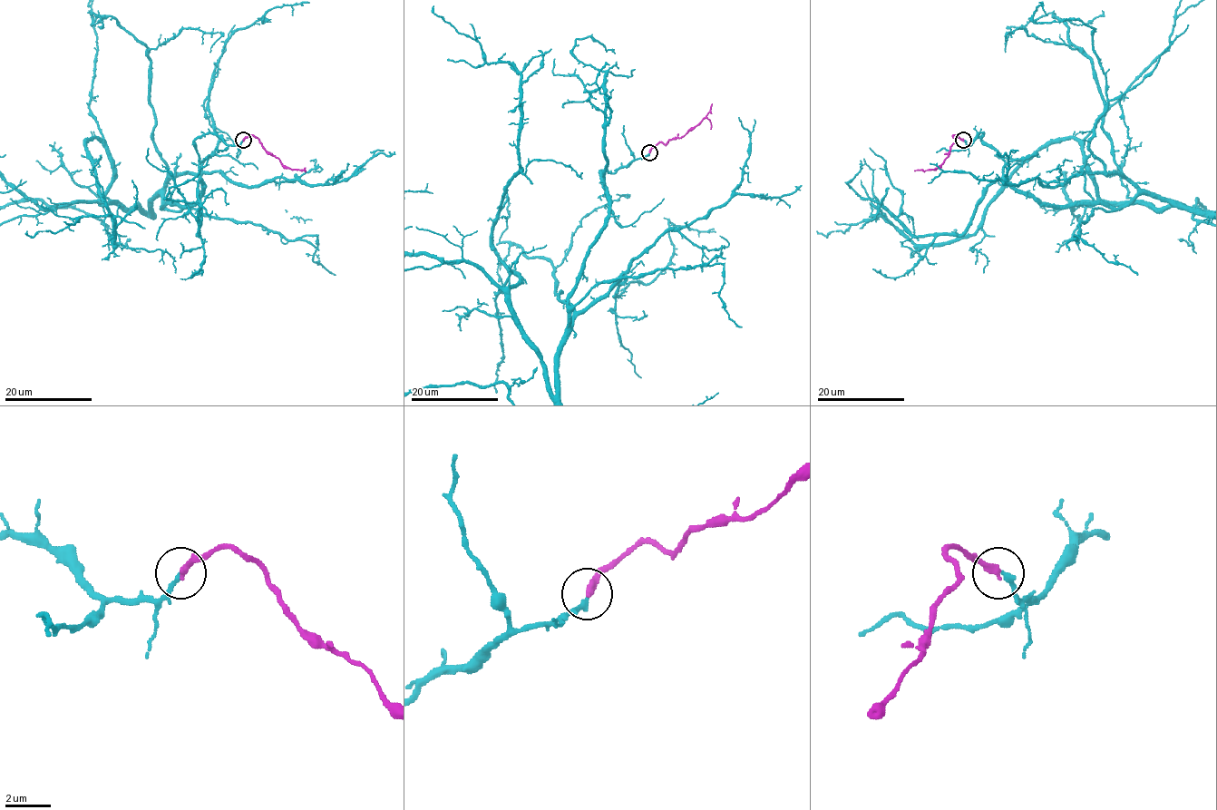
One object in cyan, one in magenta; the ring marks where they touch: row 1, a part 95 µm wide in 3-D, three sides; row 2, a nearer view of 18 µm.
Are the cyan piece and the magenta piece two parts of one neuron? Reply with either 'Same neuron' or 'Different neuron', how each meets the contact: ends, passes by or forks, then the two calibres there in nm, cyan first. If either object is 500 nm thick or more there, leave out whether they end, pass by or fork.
Same neuron. At the ring cyan ends. At the ring magenta ends. Thickness 240 nm (cyan) against 300 nm

